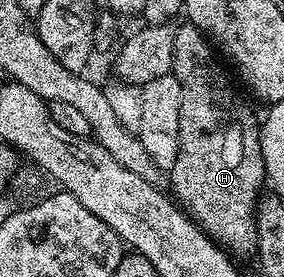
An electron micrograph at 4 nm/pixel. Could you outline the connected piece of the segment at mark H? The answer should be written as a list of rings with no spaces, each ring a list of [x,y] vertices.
[[[189,24],[180,25],[174,32],[174,43],[172,44],[172,60],[174,61],[174,69],[172,73],[176,76],[176,80],[182,89],[180,96],[180,140],[178,141],[178,151],[176,152],[176,164],[168,172],[170,178],[169,189],[172,191],[173,197],[176,199],[177,205],[188,215],[191,222],[195,223],[203,233],[207,234],[222,248],[231,255],[250,254],[253,255],[258,248],[258,237],[256,236],[256,220],[254,219],[254,211],[256,203],[263,193],[264,187],[267,185],[266,169],[264,168],[264,160],[262,159],[262,149],[260,148],[260,118],[254,115],[254,110],[238,95],[238,90],[234,86],[230,86],[230,78],[224,71],[218,67],[219,55],[216,53],[215,47],[209,38],[202,31]]]

